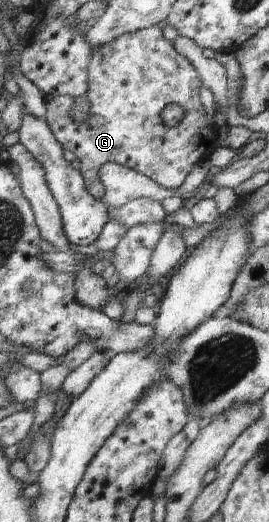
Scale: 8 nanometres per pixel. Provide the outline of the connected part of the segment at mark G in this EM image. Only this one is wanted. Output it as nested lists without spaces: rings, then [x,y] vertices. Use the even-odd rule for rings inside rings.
[[[159,26],[149,27],[131,34],[124,34],[109,44],[96,46],[88,72],[89,115],[82,123],[75,122],[68,112],[75,104],[75,97],[61,95],[48,99],[46,121],[57,137],[59,144],[71,151],[80,160],[80,171],[85,177],[89,192],[103,200],[106,186],[100,177],[100,170],[107,163],[117,163],[137,170],[168,189],[176,189],[185,184],[185,178],[195,163],[209,159],[221,146],[218,123],[209,124],[207,114],[199,96],[204,80],[196,65],[192,63],[174,44],[163,36]],[[168,104],[180,104],[182,121],[175,126],[166,125],[162,112]]]

